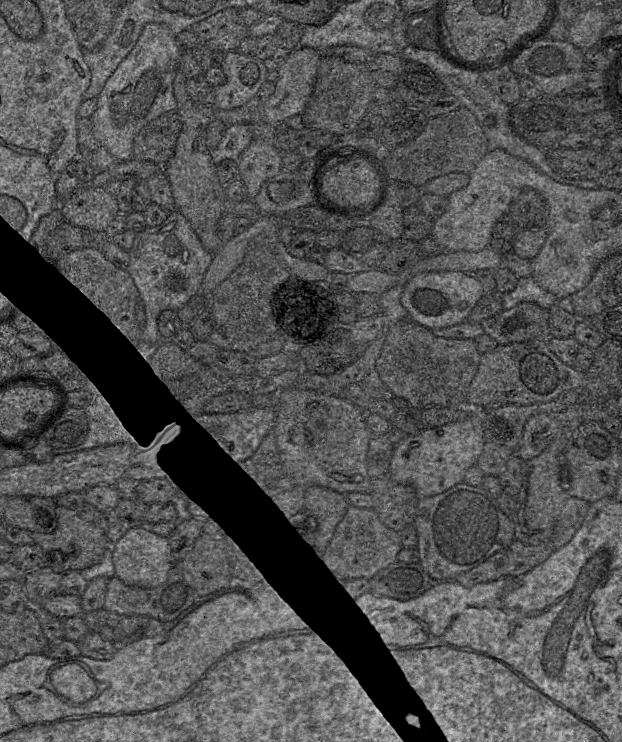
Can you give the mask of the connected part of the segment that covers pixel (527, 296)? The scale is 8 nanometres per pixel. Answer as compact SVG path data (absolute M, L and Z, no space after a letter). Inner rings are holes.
M531 276L519 278L515 289L502 295L503 310L511 309L522 302L535 303L544 309L558 304L562 309L573 312L570 297L557 298L540 287Z

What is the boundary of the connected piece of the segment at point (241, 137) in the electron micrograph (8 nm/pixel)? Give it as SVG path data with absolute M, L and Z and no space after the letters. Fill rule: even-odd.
M235 123L226 125L224 136L218 146L210 150L215 165L223 160L237 161L253 140L251 124Z

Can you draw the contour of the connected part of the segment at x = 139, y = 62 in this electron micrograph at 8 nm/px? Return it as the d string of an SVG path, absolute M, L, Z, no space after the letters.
M146 24L133 49L119 63L96 98L96 110L89 118L92 133L117 161L133 158L134 139L145 125L177 110L173 79L182 52L175 35L163 24Z

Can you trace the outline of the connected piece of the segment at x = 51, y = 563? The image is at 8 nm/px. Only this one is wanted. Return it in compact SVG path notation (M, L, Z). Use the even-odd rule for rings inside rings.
M56 506L56 528L54 529L53 532L51 533L31 533L32 537L32 543L40 546L42 550L46 553L46 568L41 568L41 569L51 569L59 574L64 574L69 571L82 571L84 569L90 568L96 564L98 564L102 558L104 557L104 554L110 547L110 542L106 536L105 531L101 530L99 527L97 527L94 523L92 522L87 522L83 520L78 514L76 513L75 509L68 509L63 506Z

